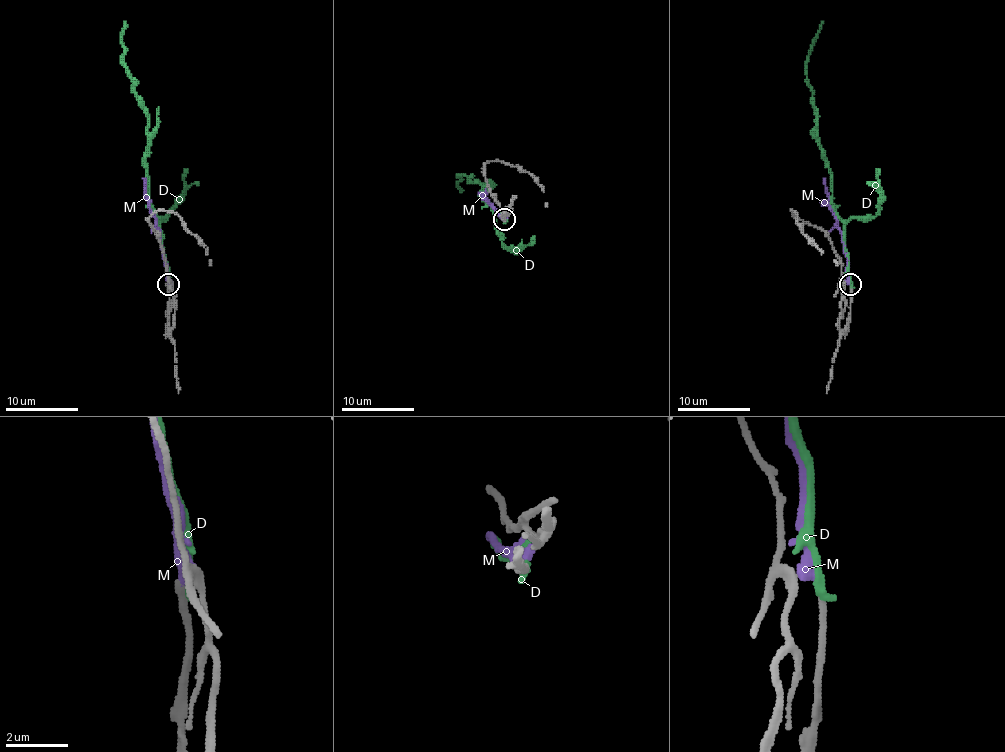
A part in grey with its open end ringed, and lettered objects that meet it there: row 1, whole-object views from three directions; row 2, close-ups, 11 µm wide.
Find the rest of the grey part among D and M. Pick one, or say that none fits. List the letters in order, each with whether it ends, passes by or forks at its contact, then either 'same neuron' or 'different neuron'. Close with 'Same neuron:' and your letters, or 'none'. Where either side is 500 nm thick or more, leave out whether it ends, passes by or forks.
D: it ends | different neuron
M: it ends | same neuron
Same neuron: M

